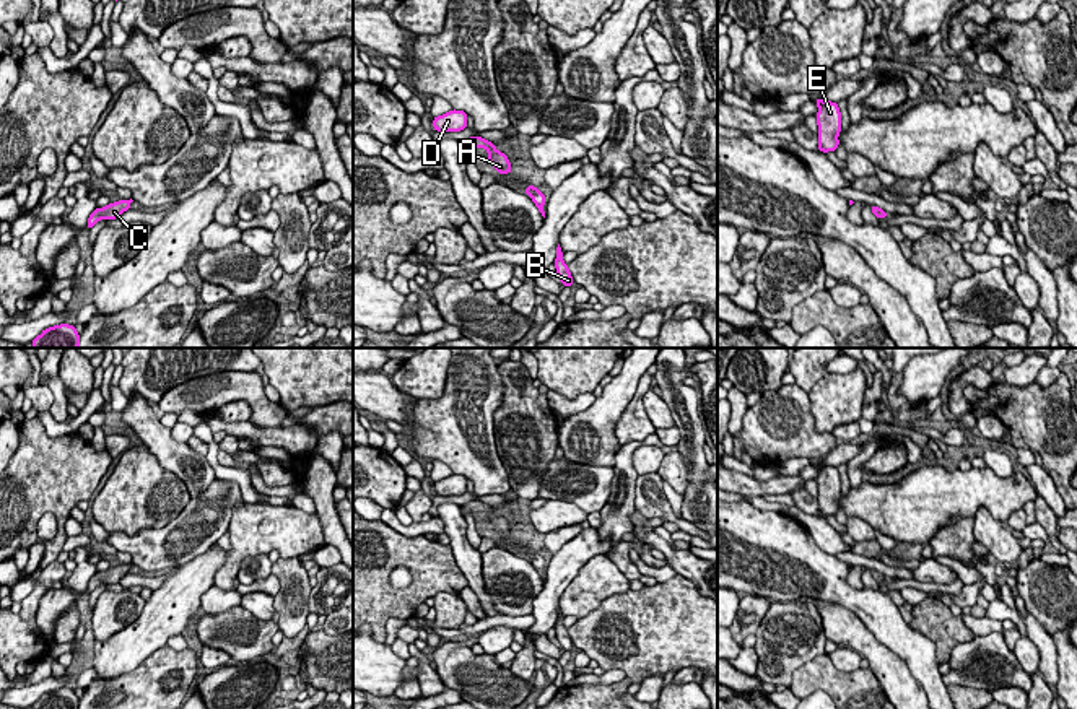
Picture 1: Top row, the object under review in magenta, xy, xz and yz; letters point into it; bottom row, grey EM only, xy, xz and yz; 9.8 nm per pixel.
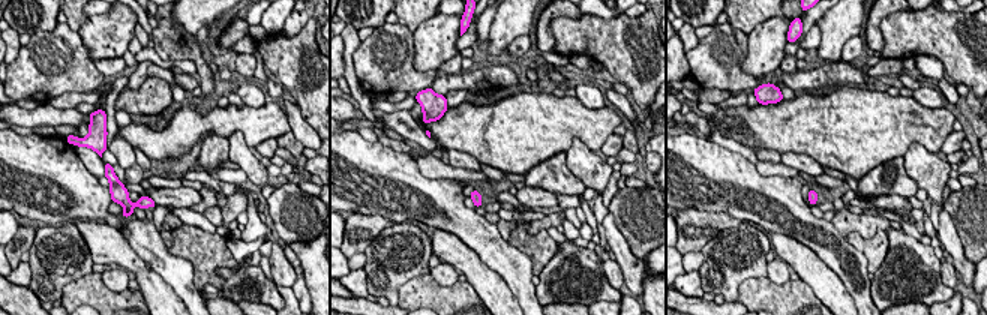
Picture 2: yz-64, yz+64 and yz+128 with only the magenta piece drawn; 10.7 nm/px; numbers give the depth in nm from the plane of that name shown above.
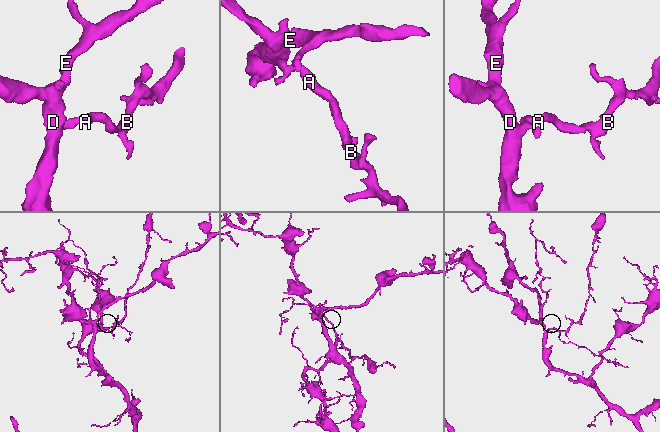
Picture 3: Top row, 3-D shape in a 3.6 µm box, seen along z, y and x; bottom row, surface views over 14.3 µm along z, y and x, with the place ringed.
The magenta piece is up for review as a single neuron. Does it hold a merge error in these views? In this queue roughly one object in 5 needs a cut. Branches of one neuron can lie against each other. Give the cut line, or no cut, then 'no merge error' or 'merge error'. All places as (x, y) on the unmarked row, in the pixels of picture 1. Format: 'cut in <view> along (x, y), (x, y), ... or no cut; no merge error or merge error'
no cut; no merge error

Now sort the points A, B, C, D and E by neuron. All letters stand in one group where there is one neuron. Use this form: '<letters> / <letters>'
A B C D E

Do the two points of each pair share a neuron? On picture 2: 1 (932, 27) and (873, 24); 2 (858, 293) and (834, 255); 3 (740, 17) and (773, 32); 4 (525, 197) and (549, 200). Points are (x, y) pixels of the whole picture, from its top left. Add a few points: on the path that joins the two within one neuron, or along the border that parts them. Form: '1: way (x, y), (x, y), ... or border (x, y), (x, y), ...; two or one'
1: border (890, 15), (881, 23), (884, 41), (881, 51); two
2: way (858, 284), (854, 273), (843, 263); one
3: border (785, 17), (770, 17), (761, 21), (749, 35); two
4: way (531, 197), (543, 198); one

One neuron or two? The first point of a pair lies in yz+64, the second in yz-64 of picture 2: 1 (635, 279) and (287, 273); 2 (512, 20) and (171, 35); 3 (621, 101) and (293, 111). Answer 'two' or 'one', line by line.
1: two
2: two
3: one

